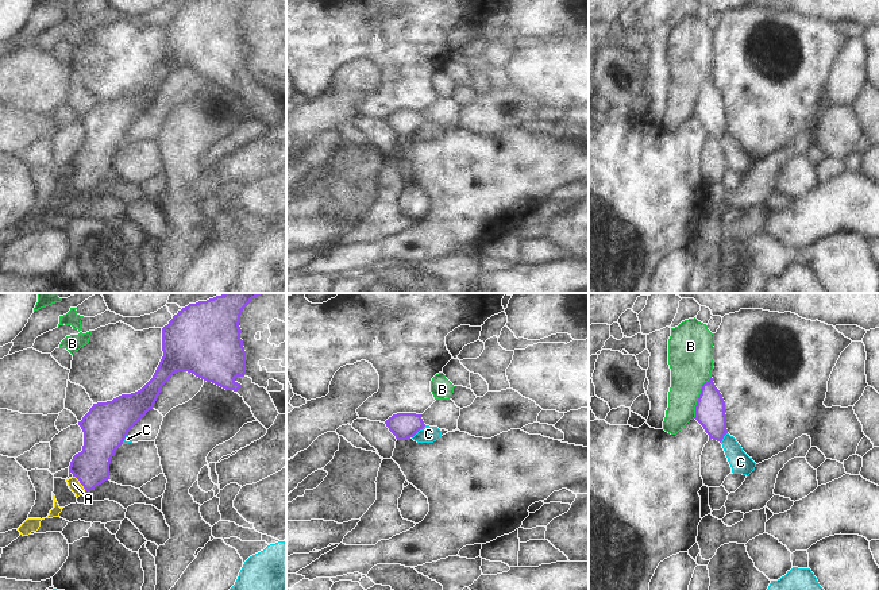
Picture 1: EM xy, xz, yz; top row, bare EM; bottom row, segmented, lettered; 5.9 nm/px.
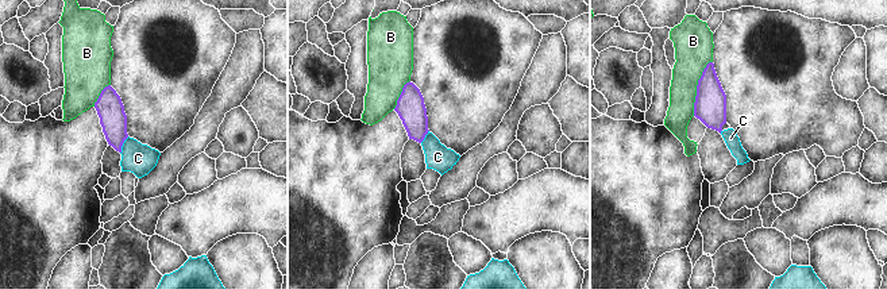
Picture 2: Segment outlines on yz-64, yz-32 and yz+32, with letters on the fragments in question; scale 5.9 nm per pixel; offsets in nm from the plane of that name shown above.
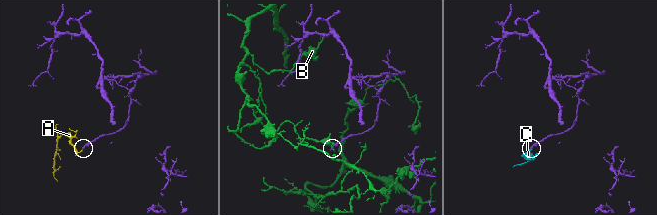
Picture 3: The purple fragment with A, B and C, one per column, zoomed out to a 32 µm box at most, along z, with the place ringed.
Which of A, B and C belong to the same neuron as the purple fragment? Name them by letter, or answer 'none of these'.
A

